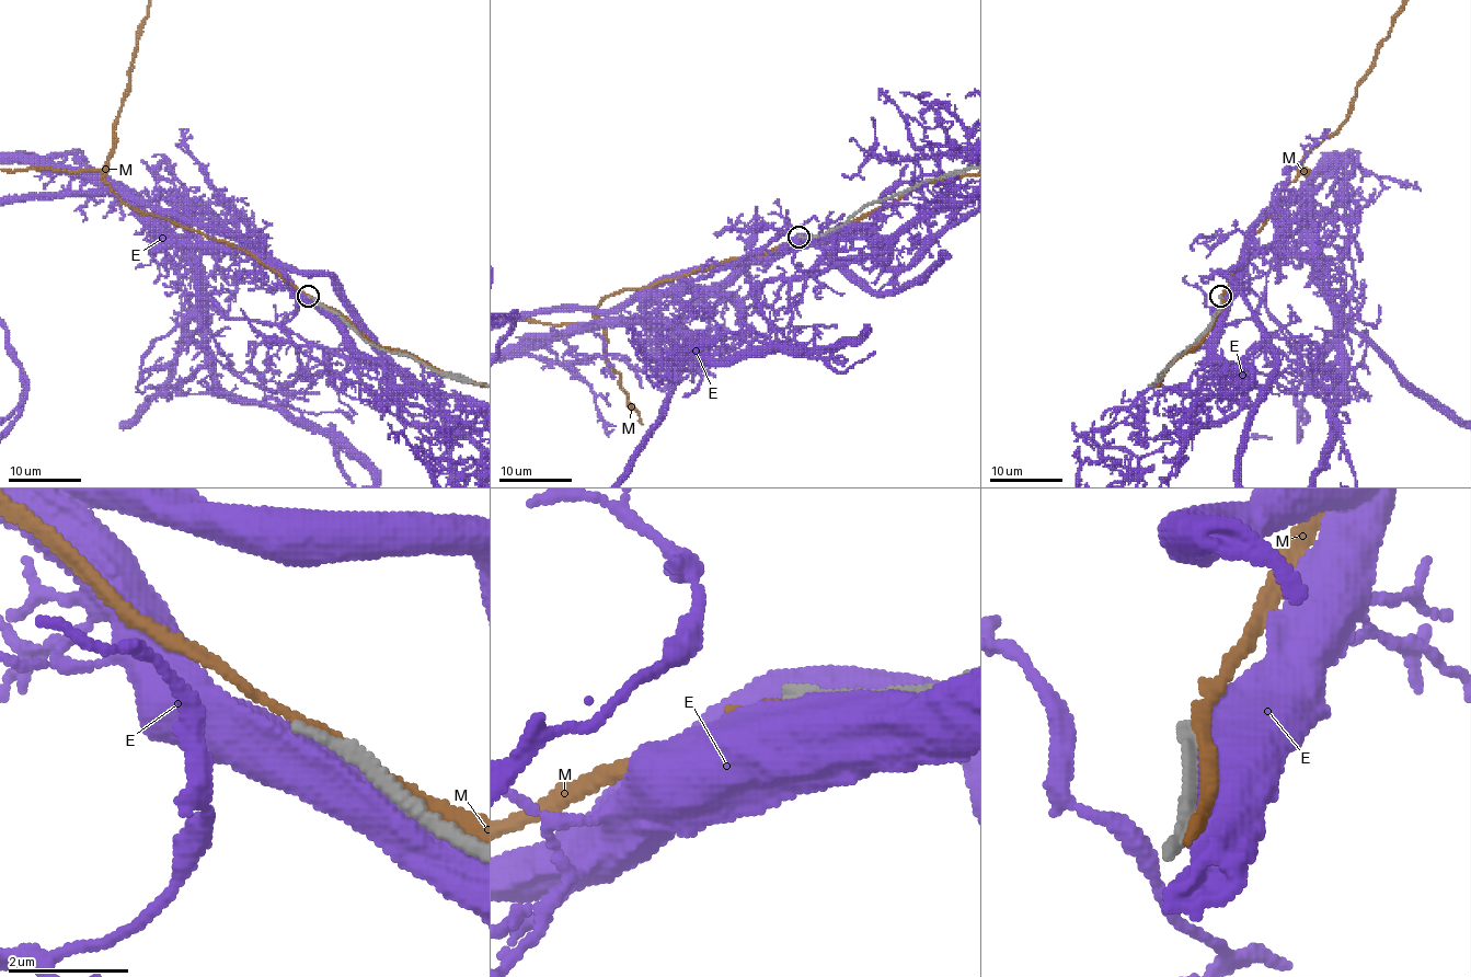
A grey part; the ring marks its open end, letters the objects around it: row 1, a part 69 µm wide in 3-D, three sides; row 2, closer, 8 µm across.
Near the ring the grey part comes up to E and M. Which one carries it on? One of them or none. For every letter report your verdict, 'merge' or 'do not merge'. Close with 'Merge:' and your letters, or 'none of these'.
E: do not merge
M: do not merge
Merge: none of these

